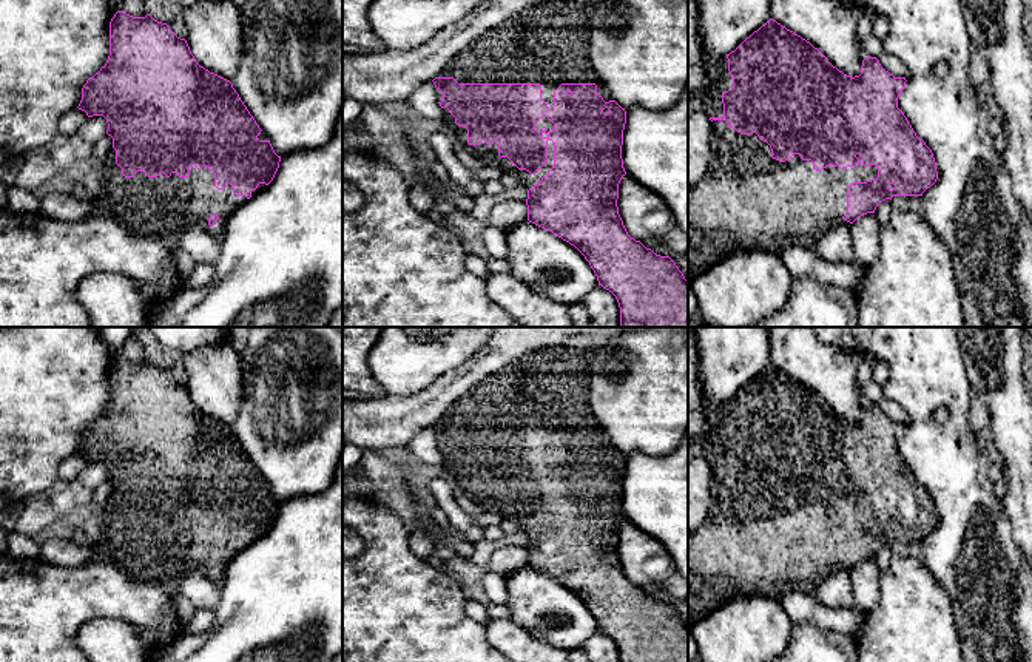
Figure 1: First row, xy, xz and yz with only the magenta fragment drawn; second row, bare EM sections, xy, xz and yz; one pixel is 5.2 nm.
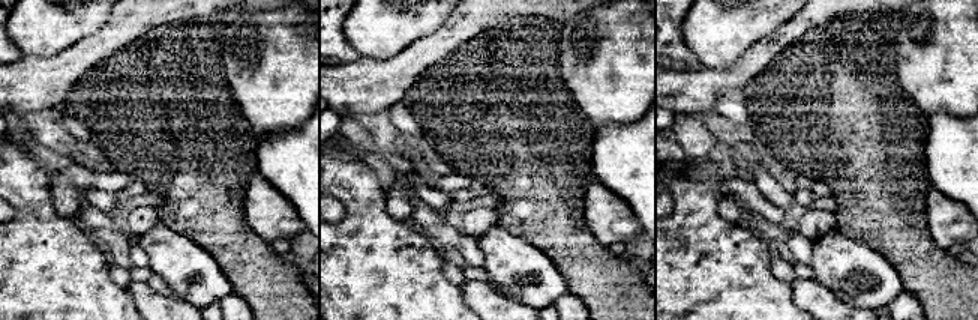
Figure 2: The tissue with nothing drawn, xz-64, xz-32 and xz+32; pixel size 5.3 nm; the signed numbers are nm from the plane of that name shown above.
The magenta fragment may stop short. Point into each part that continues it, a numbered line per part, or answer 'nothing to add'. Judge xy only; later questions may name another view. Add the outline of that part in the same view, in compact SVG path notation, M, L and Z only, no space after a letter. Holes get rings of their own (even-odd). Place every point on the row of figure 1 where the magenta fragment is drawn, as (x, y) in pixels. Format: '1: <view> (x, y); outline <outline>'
1: xy (161, 207); outline M114 148L100 165L99 179L102 190L94 216L113 216L137 236L160 239L171 253L191 225L221 239L230 216L248 201L236 196L230 184L218 190L214 173L205 165L201 170L190 167L188 177L177 173L148 177L143 171L125 177Z

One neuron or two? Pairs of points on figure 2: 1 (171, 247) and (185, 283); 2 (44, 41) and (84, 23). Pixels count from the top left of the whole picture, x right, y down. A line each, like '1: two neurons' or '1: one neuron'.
1: one neuron
2: one neuron

